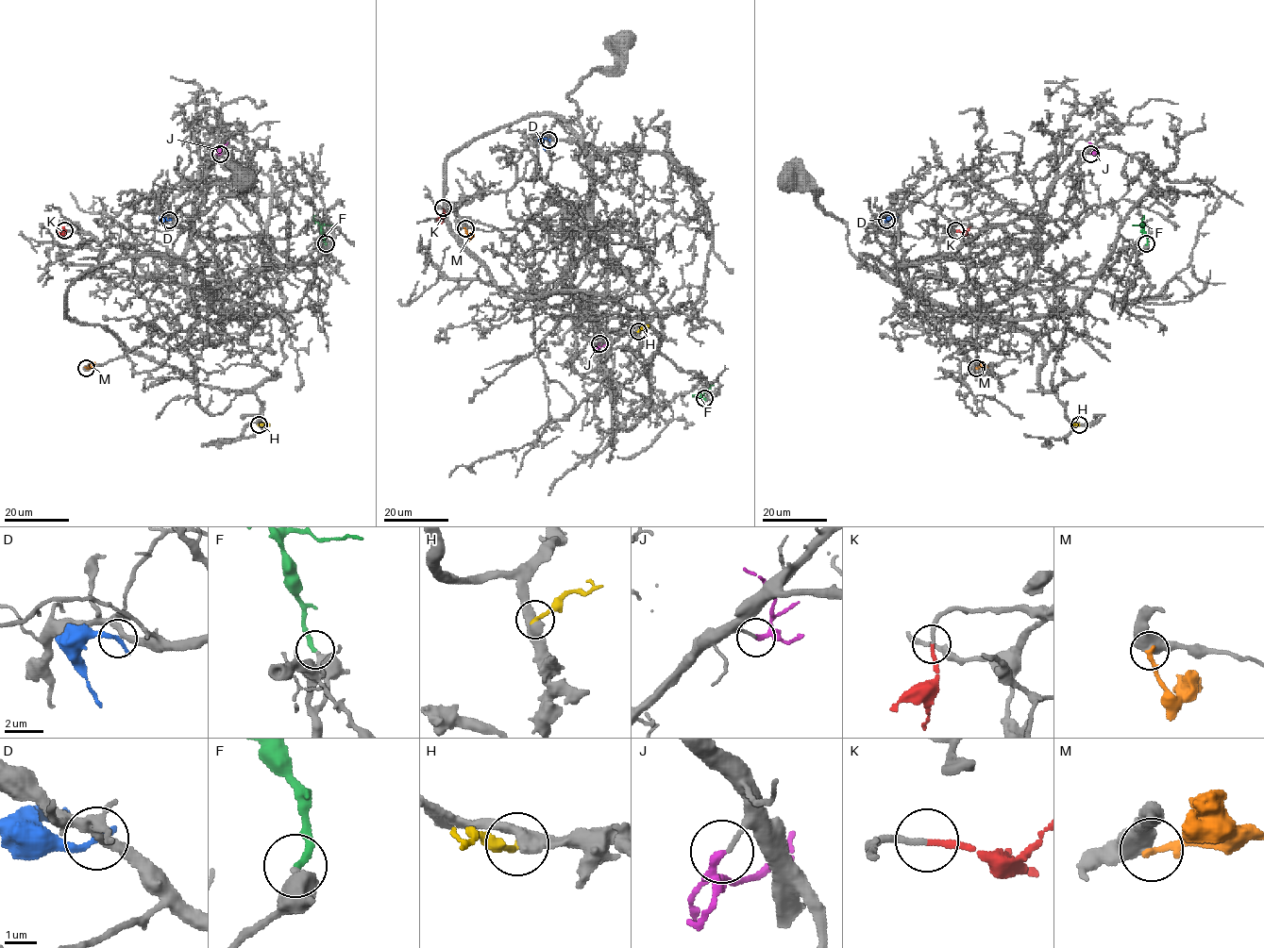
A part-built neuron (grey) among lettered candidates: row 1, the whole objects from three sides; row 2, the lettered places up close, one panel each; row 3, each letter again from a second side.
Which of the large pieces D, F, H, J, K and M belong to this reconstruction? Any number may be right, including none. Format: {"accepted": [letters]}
{"accepted": ["F"]}

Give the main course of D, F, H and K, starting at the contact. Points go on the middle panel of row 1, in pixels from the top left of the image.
D: (548, 140), (542, 141), (546, 151)
F: (704, 398), (699, 395), (713, 385)
H: (637, 331), (648, 325)
K: (444, 208), (442, 223)

